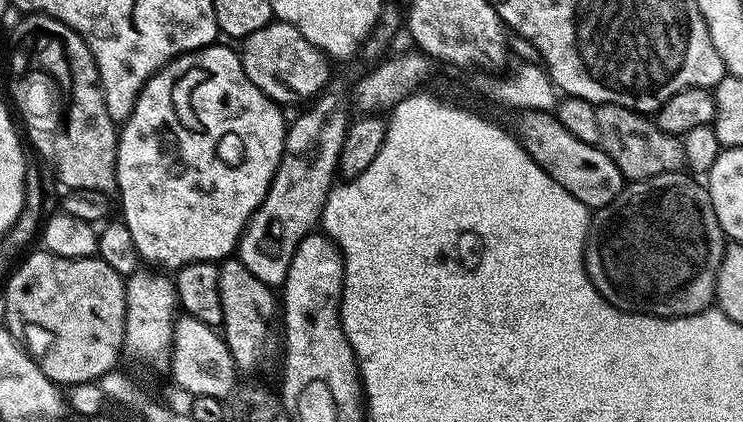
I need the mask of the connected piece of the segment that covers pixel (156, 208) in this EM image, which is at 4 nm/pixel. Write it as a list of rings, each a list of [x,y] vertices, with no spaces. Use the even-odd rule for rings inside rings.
[[[217,42],[215,44],[208,45],[207,48],[199,48],[196,52],[186,52],[183,56],[177,56],[176,59],[171,60],[169,64],[155,72],[153,76],[144,84],[143,90],[138,94],[138,102],[134,106],[134,110],[130,114],[130,118],[123,121],[122,127],[118,132],[118,139],[116,141],[116,192],[118,193],[118,208],[122,213],[122,219],[126,226],[130,226],[130,235],[134,237],[134,246],[138,246],[138,254],[140,255],[141,261],[145,265],[155,266],[160,270],[175,270],[192,264],[193,262],[206,262],[211,260],[213,262],[223,262],[233,255],[237,251],[240,237],[244,235],[244,230],[248,226],[248,219],[251,218],[258,210],[258,206],[266,198],[266,194],[270,190],[270,182],[274,178],[274,174],[278,170],[280,165],[280,159],[284,153],[284,133],[286,131],[286,119],[282,113],[281,105],[277,104],[276,101],[272,100],[266,94],[262,94],[262,90],[258,90],[258,86],[254,86],[254,82],[250,82],[250,78],[246,78],[246,70],[242,70],[242,62],[240,61],[239,51],[235,47],[223,48],[223,43]]]

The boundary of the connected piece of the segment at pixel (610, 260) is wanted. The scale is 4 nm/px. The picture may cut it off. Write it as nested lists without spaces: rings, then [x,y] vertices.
[[[687,171],[663,172],[645,180],[631,181],[605,208],[595,209],[588,225],[588,245],[584,247],[584,264],[588,267],[588,276],[594,286],[612,305],[622,312],[642,312],[646,316],[693,316],[699,312],[709,311],[716,299],[716,283],[718,272],[722,266],[722,258],[726,247],[726,237],[718,222],[718,214],[714,214],[714,206],[708,197],[707,187],[700,184]]]

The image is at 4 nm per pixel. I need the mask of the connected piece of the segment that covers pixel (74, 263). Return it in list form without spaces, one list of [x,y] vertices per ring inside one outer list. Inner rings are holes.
[[[43,250],[29,251],[17,263],[14,271],[3,285],[5,316],[2,319],[9,332],[22,341],[32,361],[40,367],[42,374],[57,386],[99,381],[100,376],[120,364],[120,351],[125,351],[124,319],[126,298],[125,277],[118,275],[106,262],[96,256],[66,258]]]

